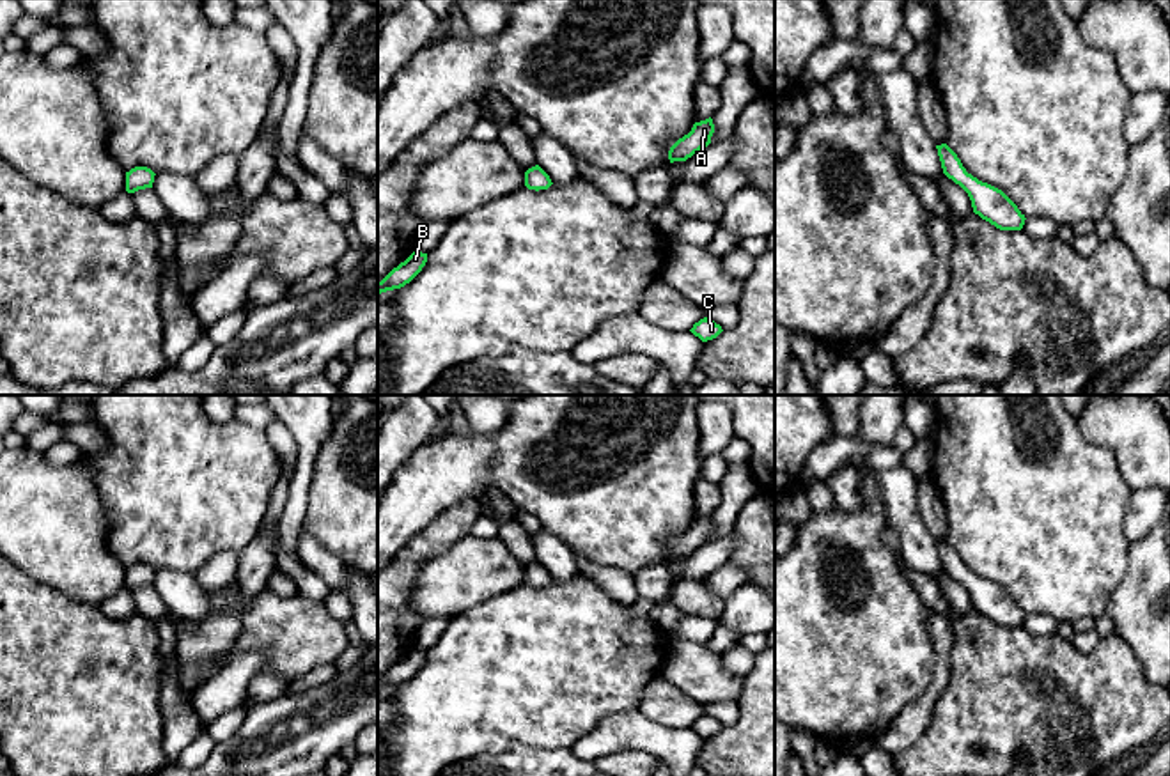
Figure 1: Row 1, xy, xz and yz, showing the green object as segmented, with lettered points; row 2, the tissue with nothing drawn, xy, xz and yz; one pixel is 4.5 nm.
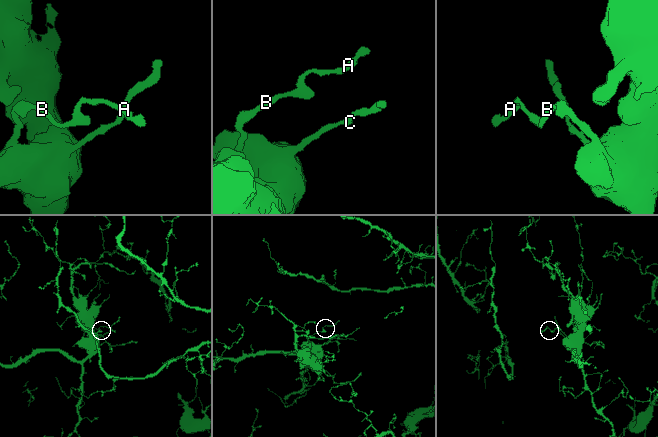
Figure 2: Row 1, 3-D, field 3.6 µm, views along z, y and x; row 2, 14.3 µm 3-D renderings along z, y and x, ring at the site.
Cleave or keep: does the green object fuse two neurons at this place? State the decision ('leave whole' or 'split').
split

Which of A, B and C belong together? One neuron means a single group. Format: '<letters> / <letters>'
A C / B

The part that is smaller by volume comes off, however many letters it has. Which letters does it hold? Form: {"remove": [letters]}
{"remove": ["A", "C"]}

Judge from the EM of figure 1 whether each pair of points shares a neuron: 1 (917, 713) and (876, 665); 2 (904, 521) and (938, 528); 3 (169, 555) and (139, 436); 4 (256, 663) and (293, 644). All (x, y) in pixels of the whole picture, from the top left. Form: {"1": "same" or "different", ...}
{"1": "different", "2": "different", "3": "same", "4": "different"}

